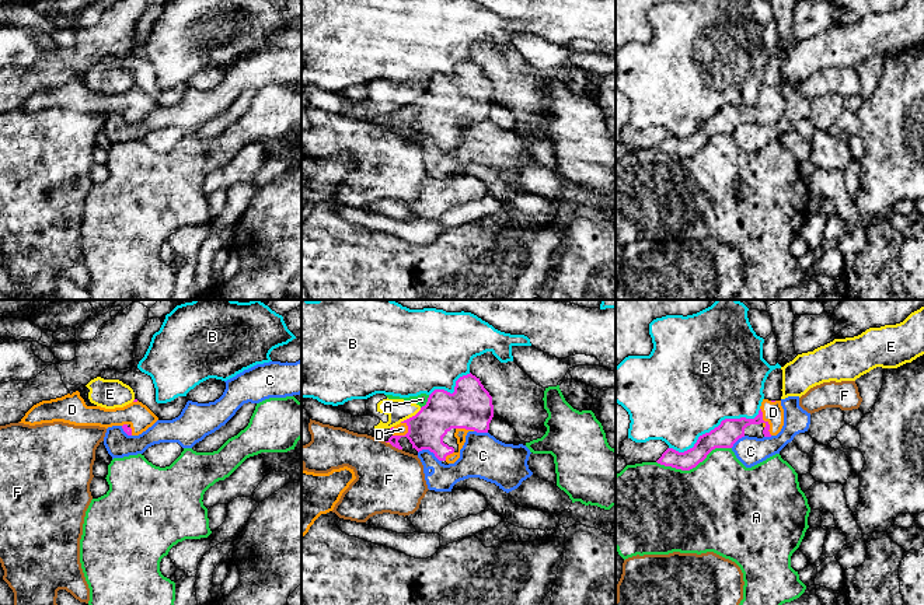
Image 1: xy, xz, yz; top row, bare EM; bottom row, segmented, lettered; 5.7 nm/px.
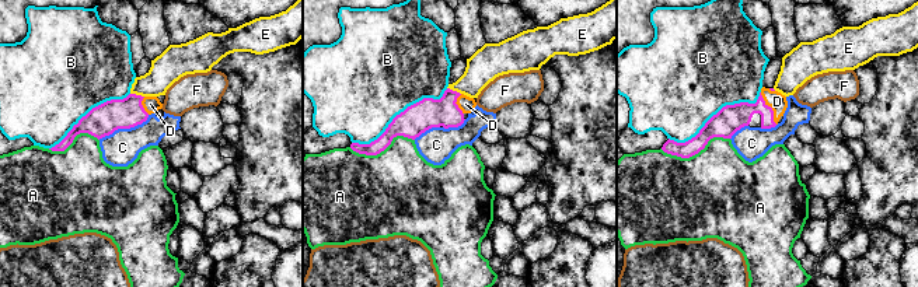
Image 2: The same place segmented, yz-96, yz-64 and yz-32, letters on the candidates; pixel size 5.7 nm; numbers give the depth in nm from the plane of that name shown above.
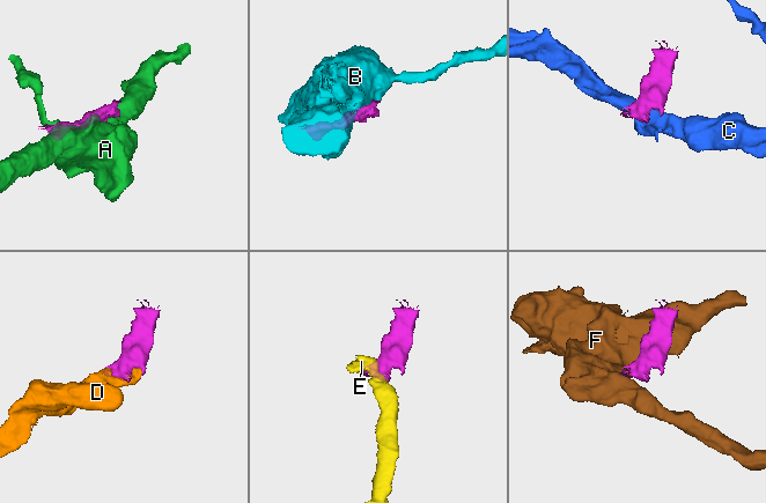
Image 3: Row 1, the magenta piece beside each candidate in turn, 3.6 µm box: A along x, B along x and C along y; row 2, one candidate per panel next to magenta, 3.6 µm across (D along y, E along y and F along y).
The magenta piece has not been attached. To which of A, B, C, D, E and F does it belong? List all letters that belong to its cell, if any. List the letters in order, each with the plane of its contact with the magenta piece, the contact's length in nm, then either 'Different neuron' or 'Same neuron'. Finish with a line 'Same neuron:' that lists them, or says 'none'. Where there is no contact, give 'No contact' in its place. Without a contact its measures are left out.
A: Touches magenta in yz. Shared border 440 nm. Different neuron
B: Touches magenta in yz. Shared border 550 nm. Different neuron
C: Touches magenta in xz. Shared border 150 nm. Different neuron
D: Touches magenta in yz. Shared border 170 nm. Same neuron
E: Touches magenta in xz. Shared border 150 nm. Different neuron
F: Touches magenta in xz. Shared border 80 nm. Different neuron
Same neuron: D

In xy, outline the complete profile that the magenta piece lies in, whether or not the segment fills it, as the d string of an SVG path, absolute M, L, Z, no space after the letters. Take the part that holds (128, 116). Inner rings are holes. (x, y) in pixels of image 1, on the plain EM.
M80 78L62 84L42 87L34 91L20 109L35 112L63 108L74 112L121 112L128 122L139 122L151 113L158 104L142 88L135 85L123 94L105 95L87 92Z

